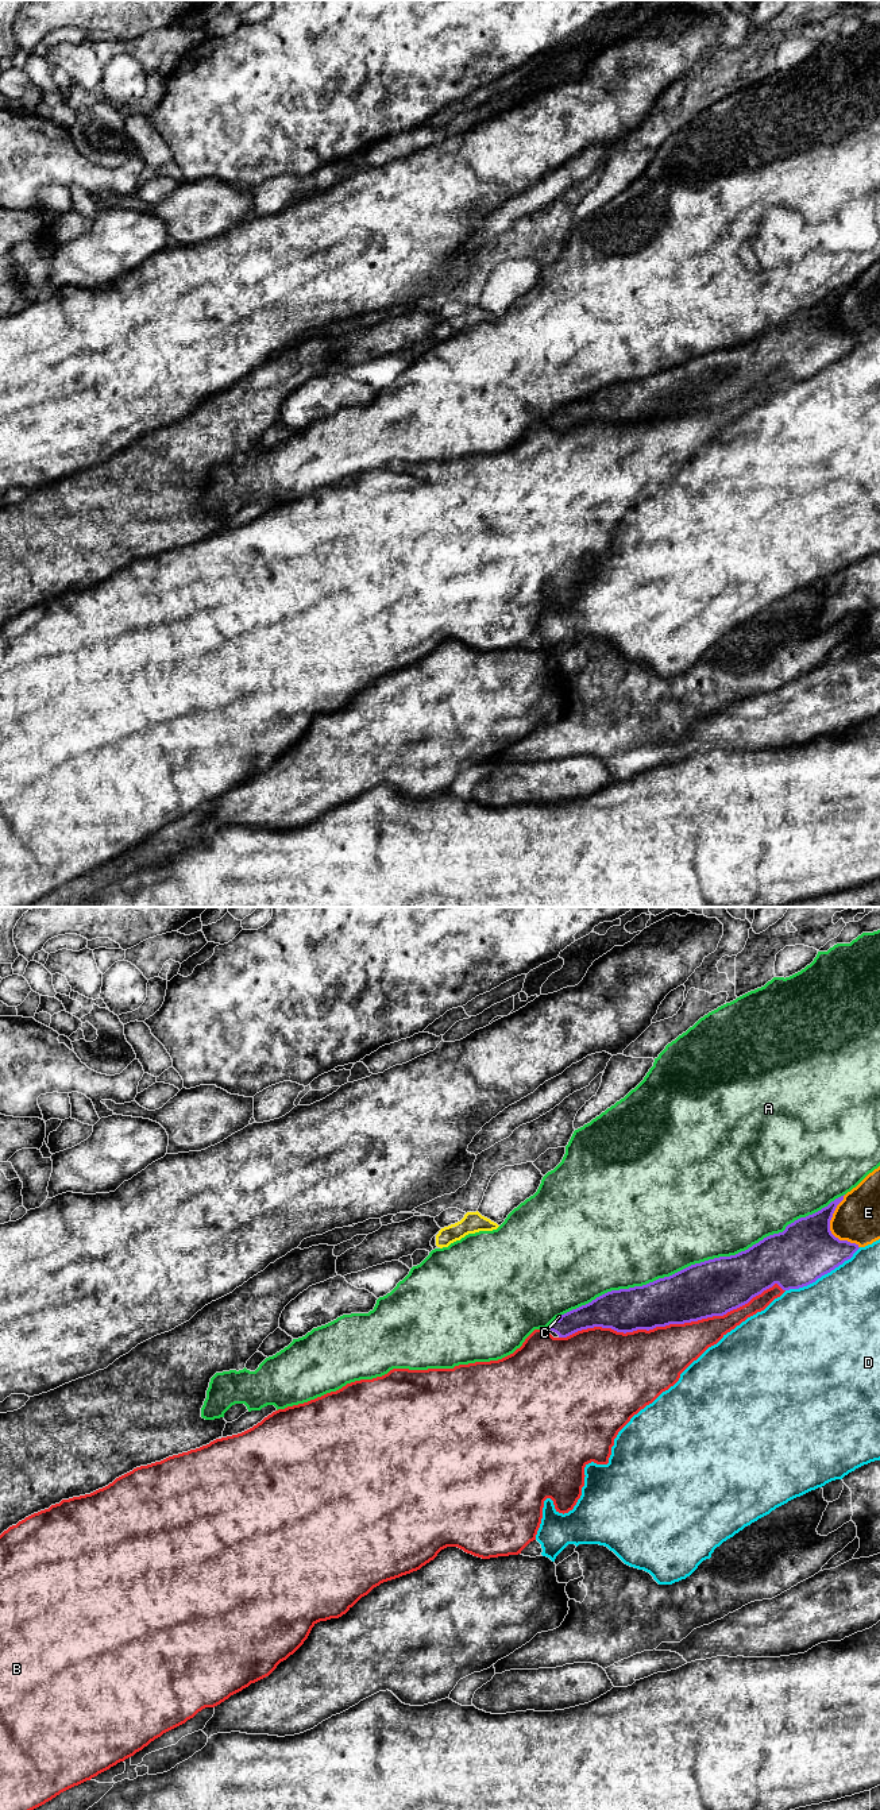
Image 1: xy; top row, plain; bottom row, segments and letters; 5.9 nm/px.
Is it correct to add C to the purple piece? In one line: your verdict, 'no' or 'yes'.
yes

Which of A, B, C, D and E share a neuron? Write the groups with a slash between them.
A / B / C / D / E

